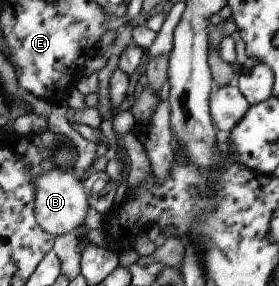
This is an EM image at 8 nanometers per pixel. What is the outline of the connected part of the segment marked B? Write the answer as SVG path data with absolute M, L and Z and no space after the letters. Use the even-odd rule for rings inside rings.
M53 167L34 178L34 219L46 233L54 237L71 233L71 230L83 223L87 207L82 183L71 170Z

